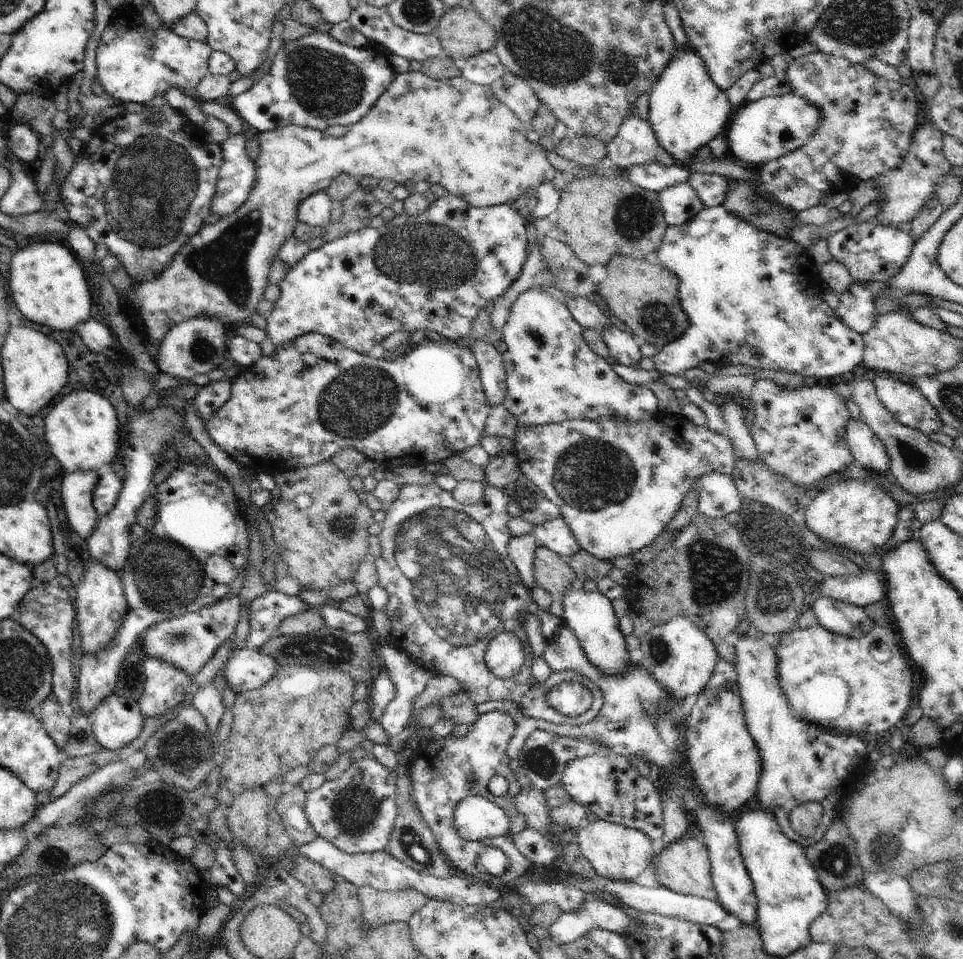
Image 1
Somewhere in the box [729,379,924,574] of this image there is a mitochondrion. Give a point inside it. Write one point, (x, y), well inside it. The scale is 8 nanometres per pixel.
(764, 536)

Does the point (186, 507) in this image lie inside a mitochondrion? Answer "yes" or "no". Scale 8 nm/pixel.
no

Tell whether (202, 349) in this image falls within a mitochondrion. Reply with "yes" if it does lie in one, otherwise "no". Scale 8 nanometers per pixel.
yes

